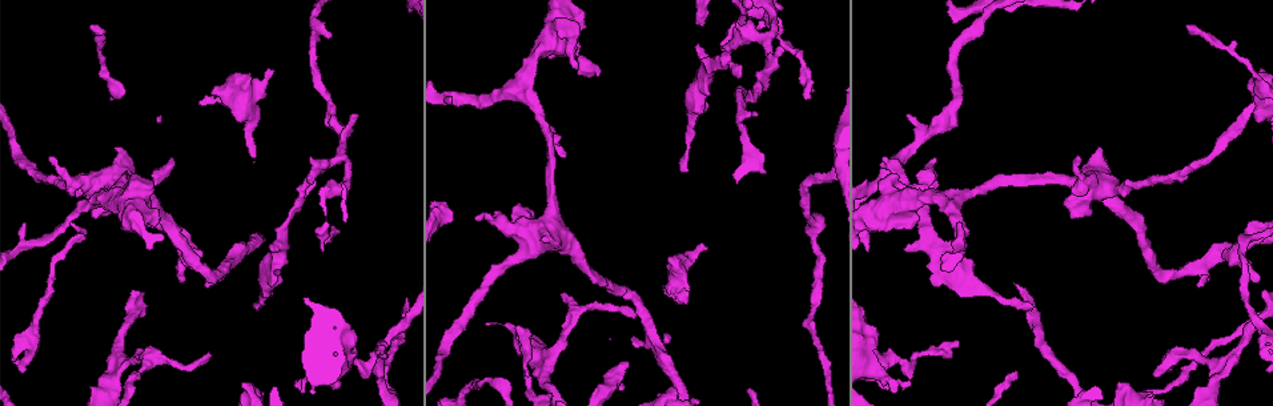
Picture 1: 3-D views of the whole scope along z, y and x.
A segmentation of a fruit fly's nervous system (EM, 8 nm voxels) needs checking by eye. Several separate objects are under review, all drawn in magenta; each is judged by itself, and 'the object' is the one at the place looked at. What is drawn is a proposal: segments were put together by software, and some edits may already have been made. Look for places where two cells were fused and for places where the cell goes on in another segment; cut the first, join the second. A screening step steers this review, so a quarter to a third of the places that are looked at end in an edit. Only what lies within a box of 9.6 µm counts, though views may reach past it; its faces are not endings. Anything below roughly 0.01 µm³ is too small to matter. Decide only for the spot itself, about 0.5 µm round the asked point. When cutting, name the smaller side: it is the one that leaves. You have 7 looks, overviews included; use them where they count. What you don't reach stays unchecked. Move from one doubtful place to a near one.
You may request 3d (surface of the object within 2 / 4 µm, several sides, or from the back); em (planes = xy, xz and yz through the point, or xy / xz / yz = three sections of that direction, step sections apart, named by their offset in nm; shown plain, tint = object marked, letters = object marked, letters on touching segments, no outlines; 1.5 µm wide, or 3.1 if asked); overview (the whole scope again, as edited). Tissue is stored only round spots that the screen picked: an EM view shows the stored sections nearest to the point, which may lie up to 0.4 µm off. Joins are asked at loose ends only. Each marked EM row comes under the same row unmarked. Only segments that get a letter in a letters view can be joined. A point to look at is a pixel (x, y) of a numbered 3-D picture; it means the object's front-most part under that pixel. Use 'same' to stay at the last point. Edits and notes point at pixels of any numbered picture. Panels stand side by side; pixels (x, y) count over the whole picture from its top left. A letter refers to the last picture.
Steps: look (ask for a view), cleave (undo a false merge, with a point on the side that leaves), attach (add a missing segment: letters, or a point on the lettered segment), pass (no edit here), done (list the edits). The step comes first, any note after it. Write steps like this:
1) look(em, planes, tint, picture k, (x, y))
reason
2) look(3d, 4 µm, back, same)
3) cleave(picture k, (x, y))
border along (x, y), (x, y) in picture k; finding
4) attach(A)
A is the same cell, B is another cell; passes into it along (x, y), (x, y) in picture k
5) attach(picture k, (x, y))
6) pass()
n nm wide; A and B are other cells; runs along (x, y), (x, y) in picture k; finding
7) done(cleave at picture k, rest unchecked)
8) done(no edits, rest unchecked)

look(3d, 4 µm, picture 1, (380, 340))
an open end

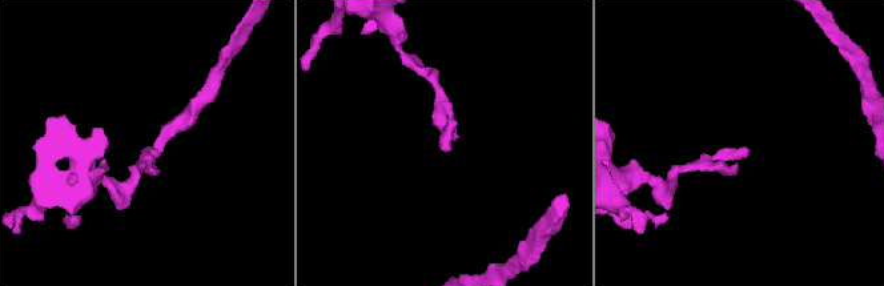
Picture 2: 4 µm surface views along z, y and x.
look(em, planes, tint, picture 2, (151, 151))
shape alone is not enough

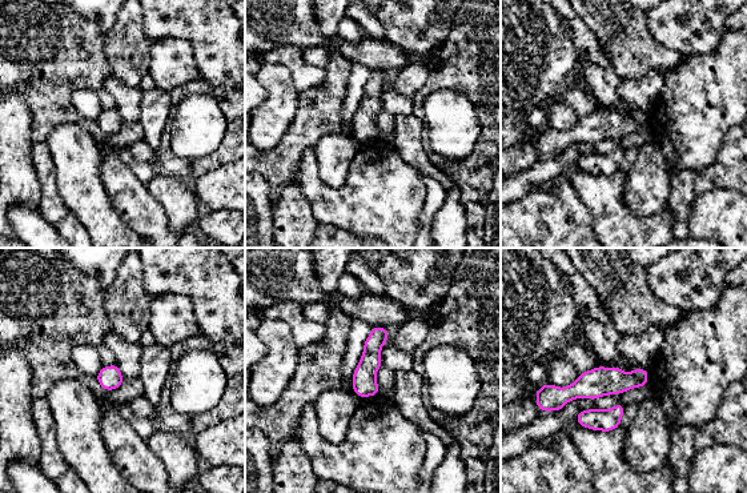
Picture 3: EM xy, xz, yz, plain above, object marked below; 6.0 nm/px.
look(em, planes, letters, same)

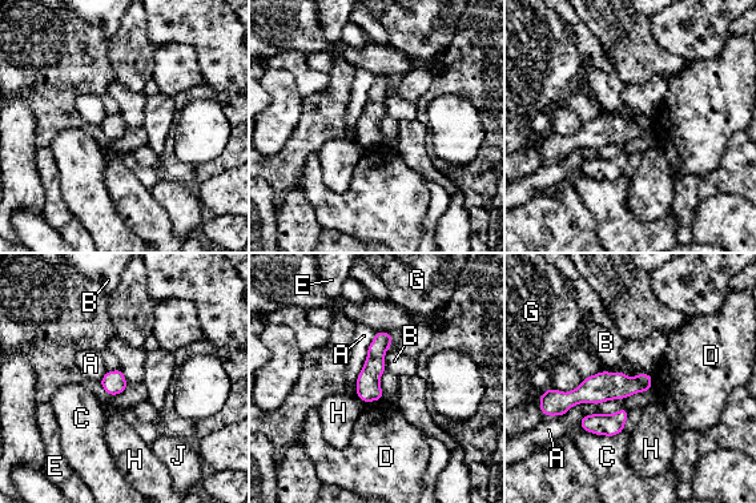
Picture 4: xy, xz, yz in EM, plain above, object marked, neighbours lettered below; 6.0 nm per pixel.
pass()
140 nm wide; A, B, C, D, E, G, H and J are other cells; runs along (648, 378), (543, 407) in picture 4; no lettered segment goes on from it

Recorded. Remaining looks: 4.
look(3d, 2 µm, picture 1, (296, 385))
branch stops here

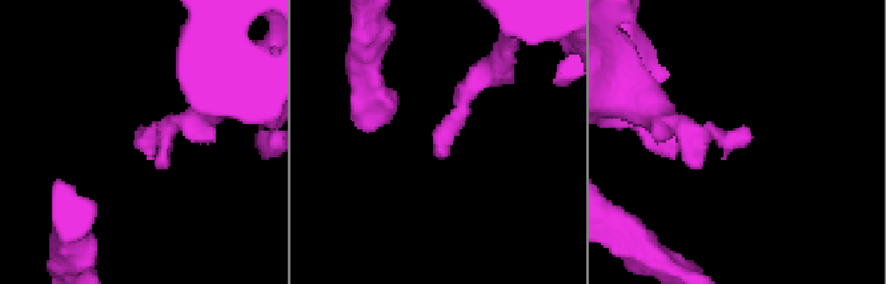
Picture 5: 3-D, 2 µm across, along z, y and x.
look(em, xy, step 8, tint, picture 5, (438, 157))

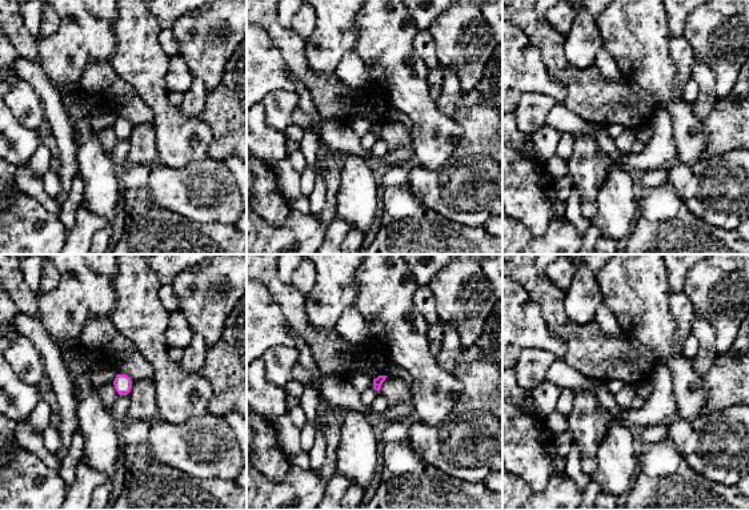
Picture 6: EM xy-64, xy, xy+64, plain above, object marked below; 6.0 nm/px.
look(em, planes, letters, same)
another direction

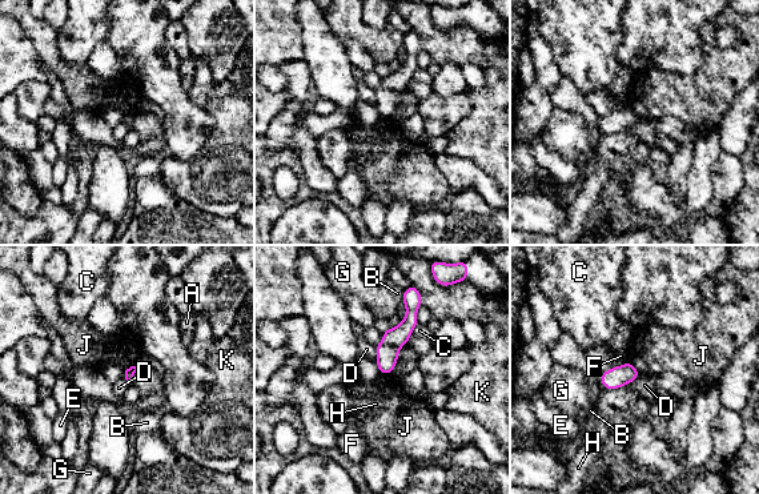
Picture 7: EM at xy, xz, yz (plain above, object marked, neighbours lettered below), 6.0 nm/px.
pass()
A, B, C, D, E, F, G, H, J and K are other cells; no lettered segment goes on from it

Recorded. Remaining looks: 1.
done(no edits, rest unchecked)

